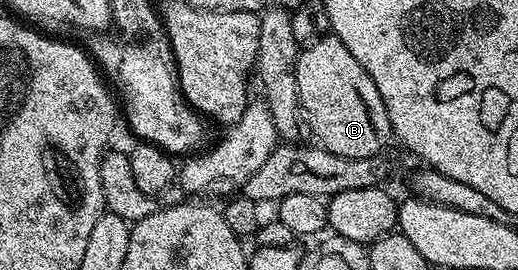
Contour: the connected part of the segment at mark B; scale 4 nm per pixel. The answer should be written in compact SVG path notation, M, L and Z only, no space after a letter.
M333 35L315 37L299 52L296 79L300 83L300 104L313 140L323 149L348 159L377 157L392 141L392 130L384 99L372 83L372 75Z

